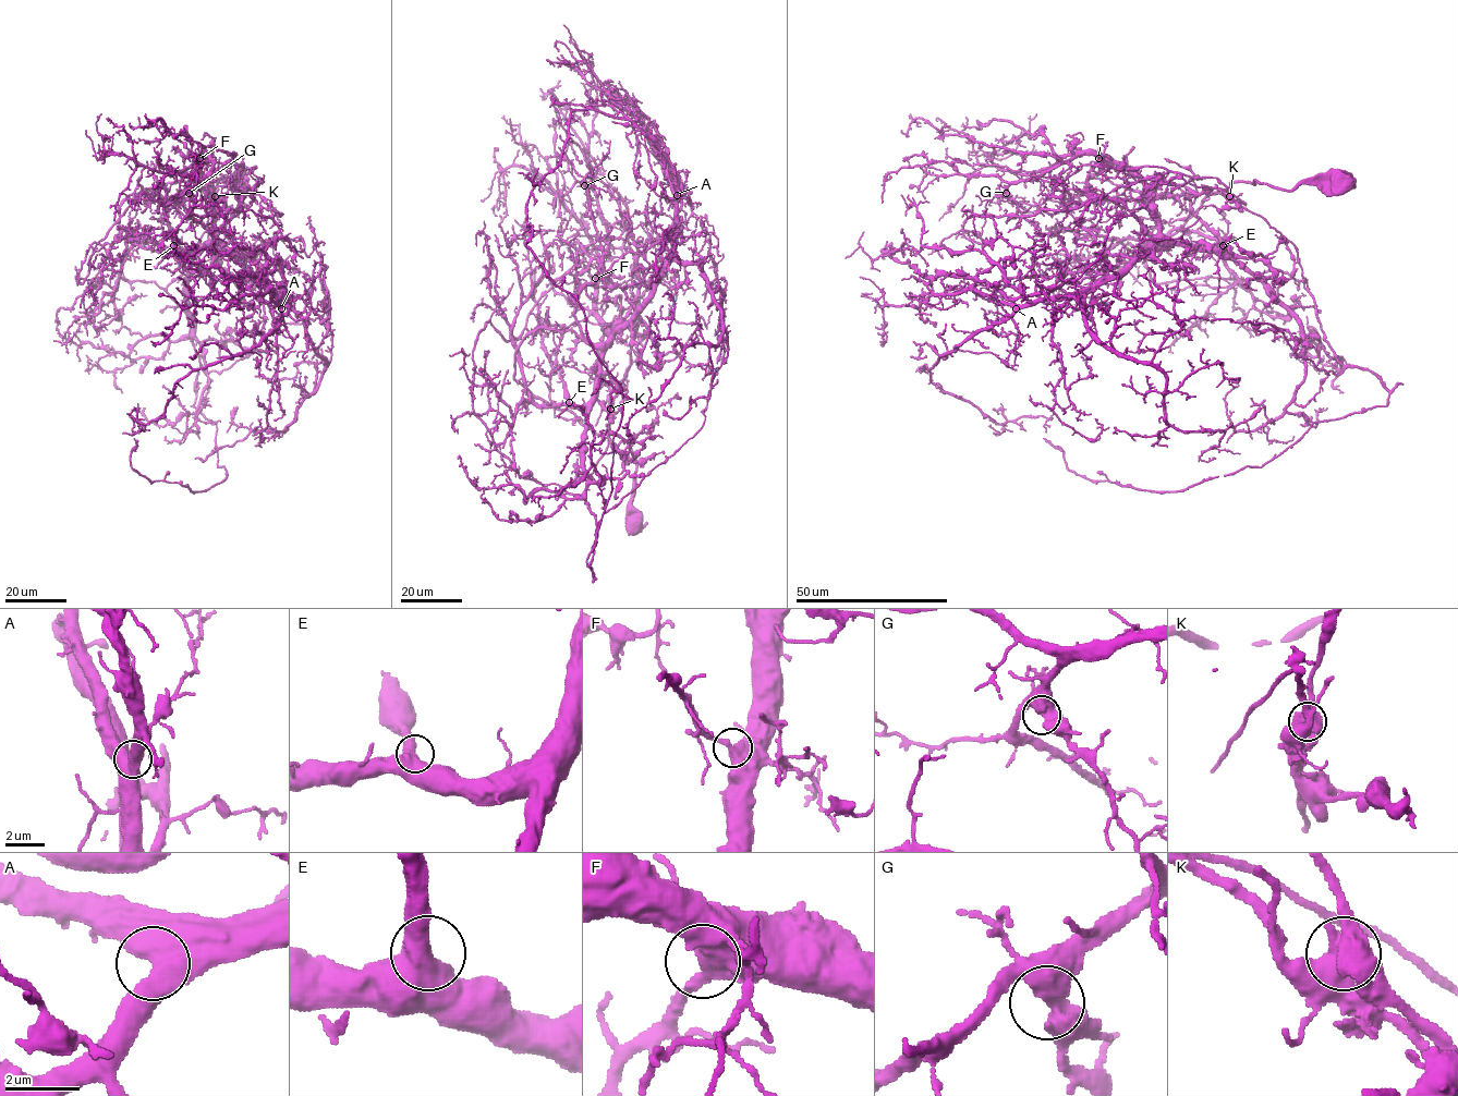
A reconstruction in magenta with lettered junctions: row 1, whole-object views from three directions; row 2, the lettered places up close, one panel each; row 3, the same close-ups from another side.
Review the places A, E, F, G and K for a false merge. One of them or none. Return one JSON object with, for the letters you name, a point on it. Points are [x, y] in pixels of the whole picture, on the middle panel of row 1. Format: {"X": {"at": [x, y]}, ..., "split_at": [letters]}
{"K": {"at": [610, 409]}, "split_at": ["K"]}

